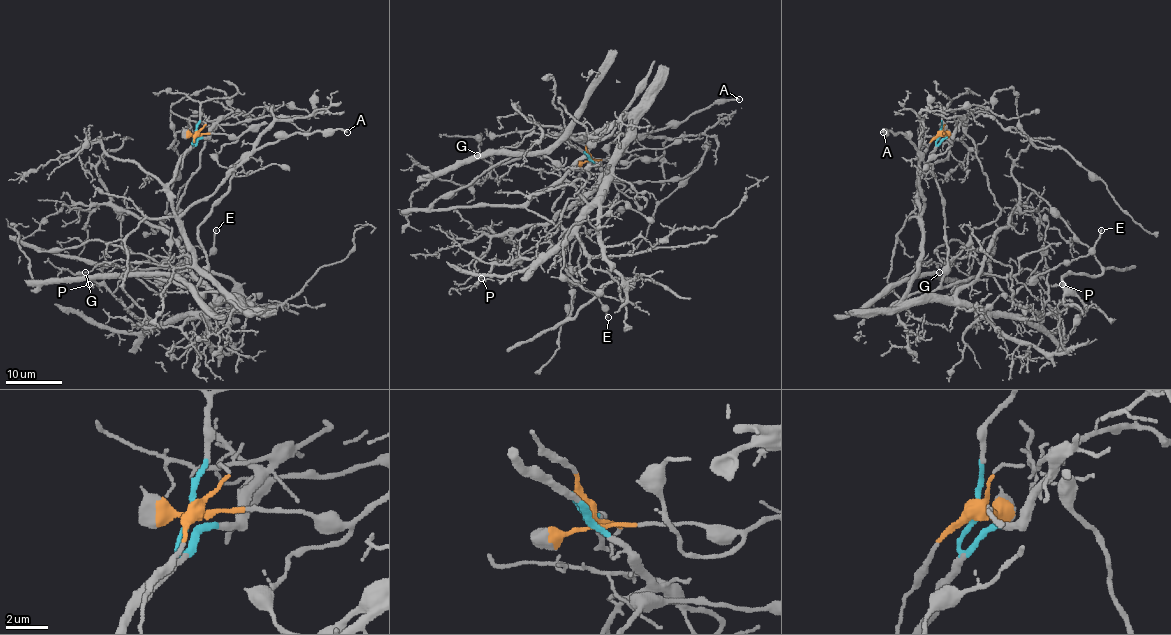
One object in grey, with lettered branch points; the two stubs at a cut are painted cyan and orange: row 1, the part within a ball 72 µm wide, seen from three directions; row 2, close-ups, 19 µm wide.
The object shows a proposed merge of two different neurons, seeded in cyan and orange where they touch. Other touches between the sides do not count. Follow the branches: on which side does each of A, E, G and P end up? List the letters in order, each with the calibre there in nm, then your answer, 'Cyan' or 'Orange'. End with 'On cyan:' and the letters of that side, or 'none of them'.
A: Thickness 240 nm. Orange
E: Thickness 190 nm. Orange
G: Thickness 180 nm. Cyan
P: Thickness 130 nm. Cyan
On cyan: G, P

